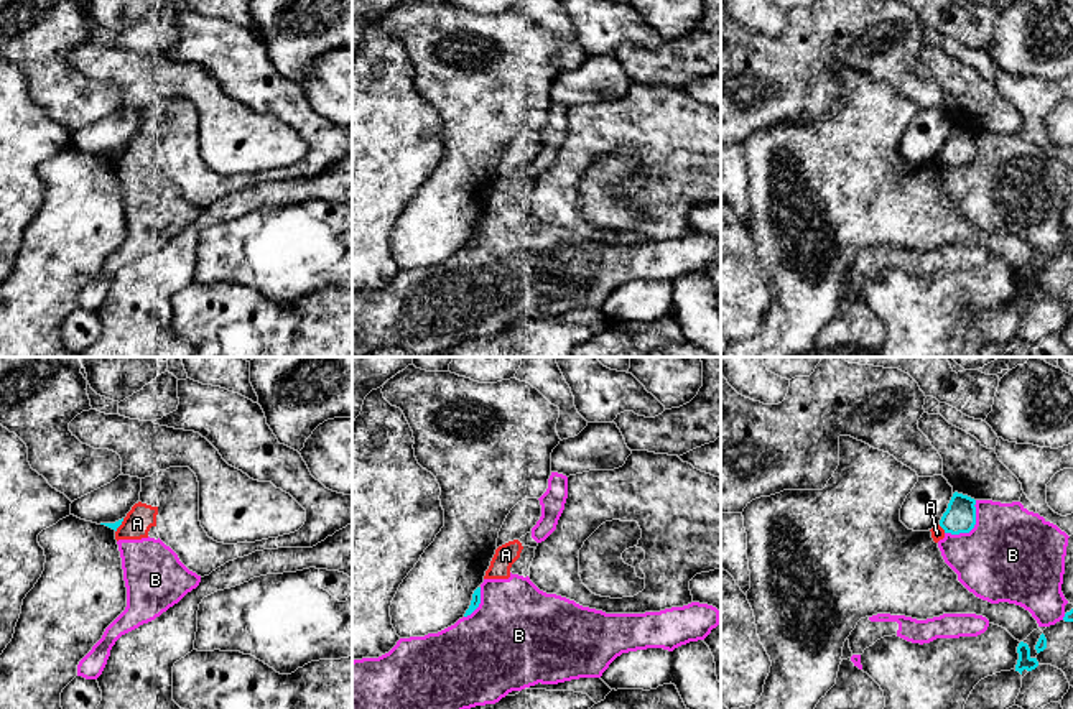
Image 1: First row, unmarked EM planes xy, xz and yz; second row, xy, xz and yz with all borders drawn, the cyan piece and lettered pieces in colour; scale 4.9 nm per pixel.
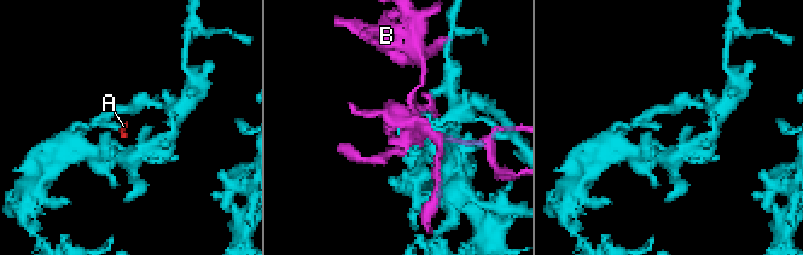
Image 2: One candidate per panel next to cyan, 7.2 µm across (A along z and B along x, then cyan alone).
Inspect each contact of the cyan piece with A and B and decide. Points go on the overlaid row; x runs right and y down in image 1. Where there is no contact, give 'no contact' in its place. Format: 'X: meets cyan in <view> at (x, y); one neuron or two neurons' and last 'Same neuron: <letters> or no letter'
A: meets cyan in yz at (942, 527); two neurons
B: meets cyan in yz at (971, 528); two neurons
Same neuron: no letter

